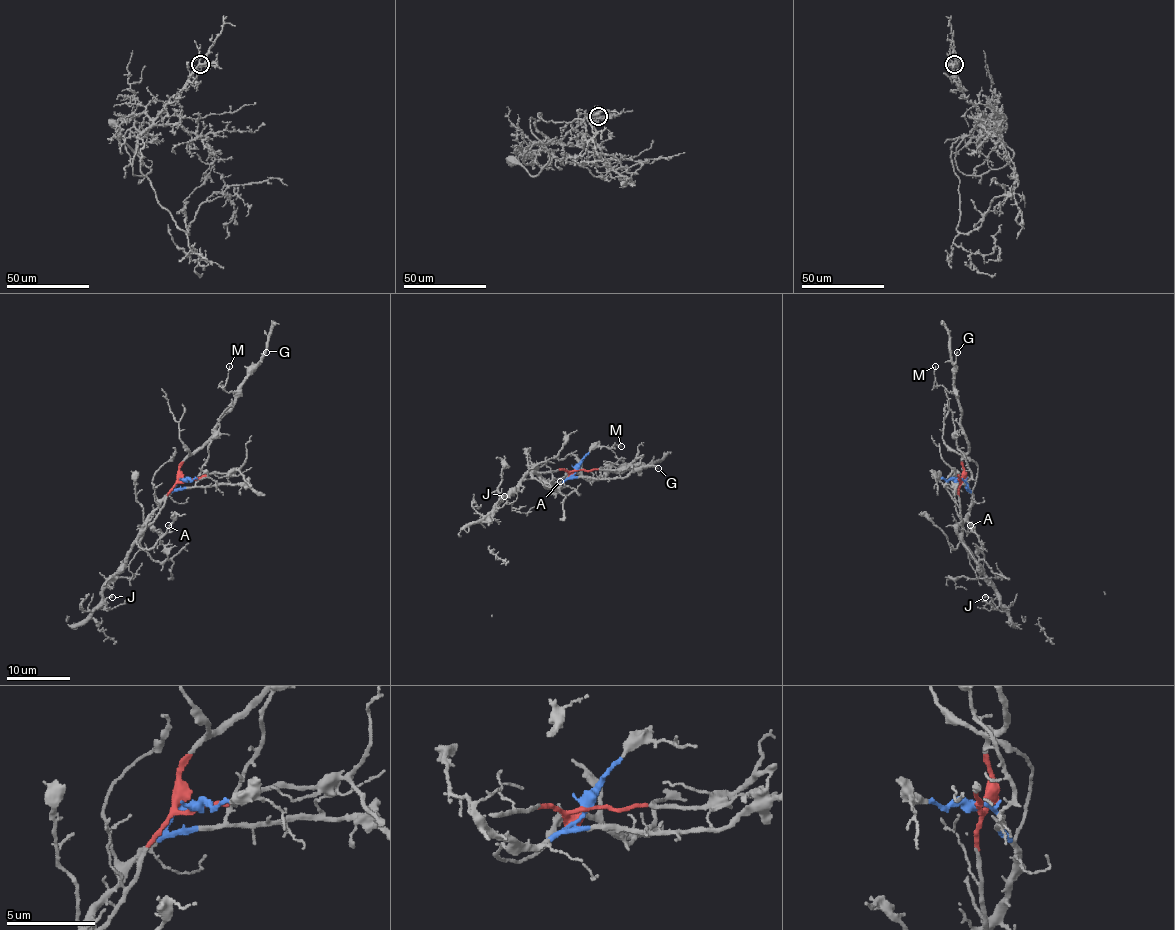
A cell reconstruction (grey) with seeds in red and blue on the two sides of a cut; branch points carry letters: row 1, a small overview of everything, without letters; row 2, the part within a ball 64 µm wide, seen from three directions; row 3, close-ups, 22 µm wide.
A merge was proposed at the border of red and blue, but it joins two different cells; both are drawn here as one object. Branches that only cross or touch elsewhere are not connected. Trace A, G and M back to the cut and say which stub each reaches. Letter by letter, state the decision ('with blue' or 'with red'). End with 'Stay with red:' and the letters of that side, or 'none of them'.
A: with blue
G: with red
M: with red
Stay with red: G, M

